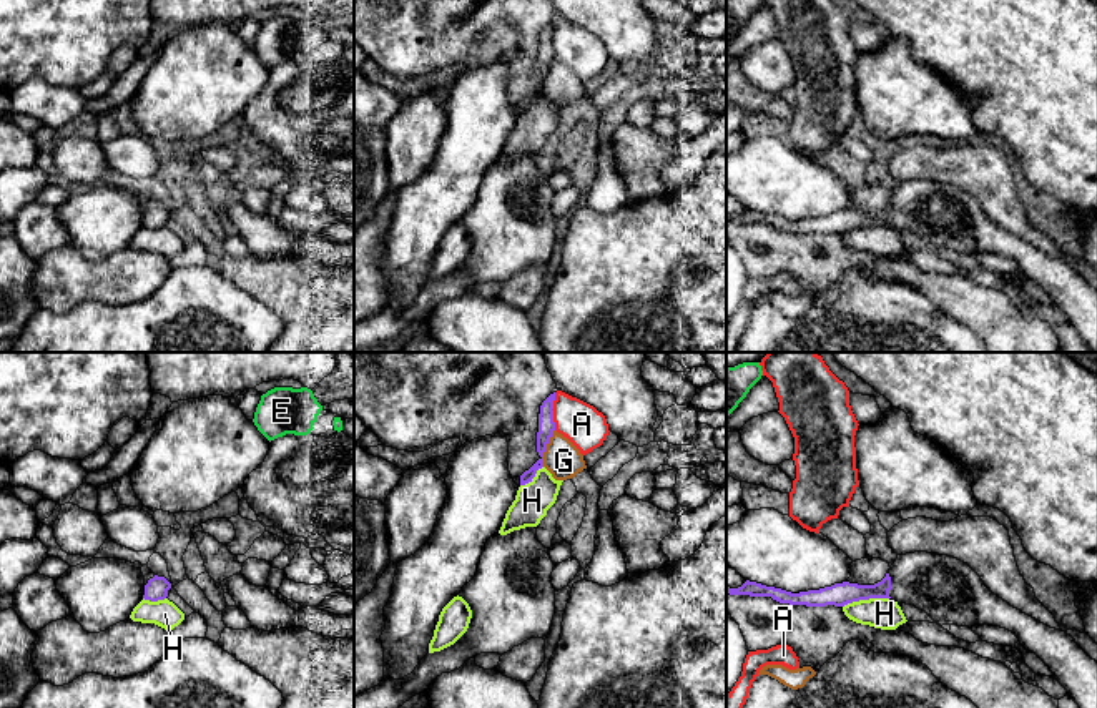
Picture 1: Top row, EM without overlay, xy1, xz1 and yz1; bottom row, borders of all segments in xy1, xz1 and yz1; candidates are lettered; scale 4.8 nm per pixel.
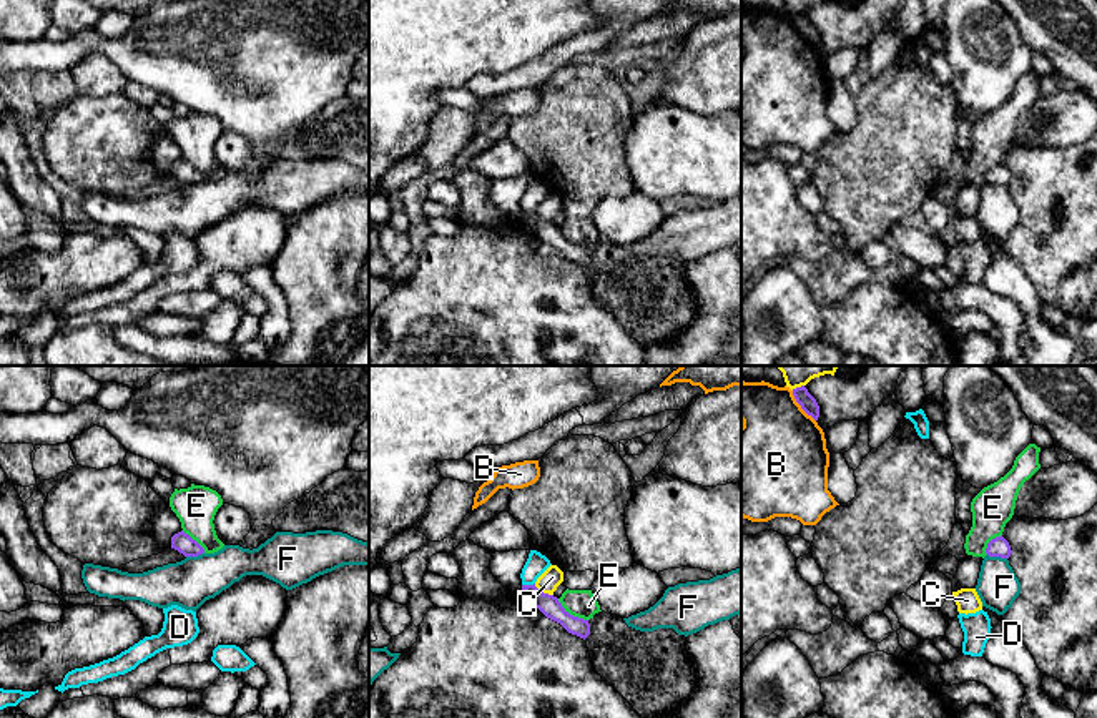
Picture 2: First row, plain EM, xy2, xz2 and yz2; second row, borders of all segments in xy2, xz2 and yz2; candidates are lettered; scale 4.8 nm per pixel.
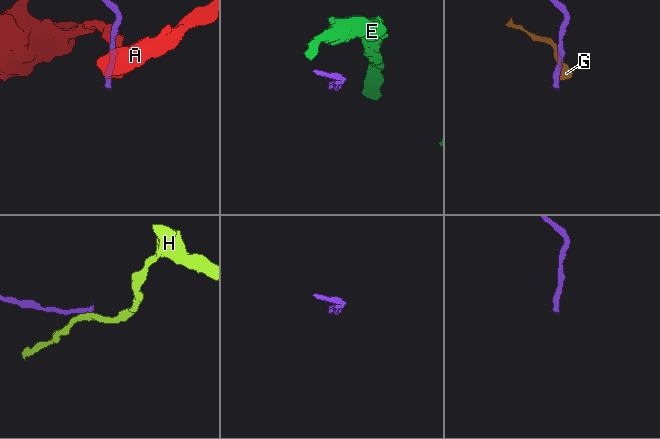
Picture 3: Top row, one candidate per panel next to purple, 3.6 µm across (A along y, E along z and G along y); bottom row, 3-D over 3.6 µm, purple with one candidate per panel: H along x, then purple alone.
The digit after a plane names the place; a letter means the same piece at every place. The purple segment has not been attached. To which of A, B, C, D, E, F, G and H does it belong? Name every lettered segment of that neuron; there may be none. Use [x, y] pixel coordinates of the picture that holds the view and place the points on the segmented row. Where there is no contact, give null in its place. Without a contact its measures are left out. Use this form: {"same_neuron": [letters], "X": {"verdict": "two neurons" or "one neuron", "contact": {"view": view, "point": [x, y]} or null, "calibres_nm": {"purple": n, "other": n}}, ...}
{"same_neuron": [], "A": {"verdict": "two neurons", "contact": {"view": "xz1", "point": [552, 411]}, "calibres_nm": {"purple": 80, "other": 200}}, "B": {"verdict": "two neurons", "contact": {"view": "yz2", "point": [800, 404]}, "calibres_nm": {"purple": 80, "other": 440}}, "C": {"verdict": "two neurons", "contact": {"view": "xz2", "point": [542, 592]}, "calibres_nm": {"purple": 100, "other": 100}}, "D": {"verdict": "two neurons", "contact": {"view": "xz2", "point": [527, 585]}, "calibres_nm": {"purple": 100, "other": 100}}, "E": {"verdict": "two neurons", "contact": {"view": "xz2", "point": [572, 615]}, "calibres_nm": {"purple": 100, "other": 140}}, "F": {"verdict": "two neurons", "contact": {"view": "yz2", "point": [998, 555]}, "calibres_nm": {"purple": 100, "other": 200}}, "G": {"verdict": "two neurons", "contact": {"view": "xz1", "point": [546, 447]}, "calibres_nm": {"purple": 80, "other": 180}}, "H": {"verdict": "two neurons", "contact": {"view": "yz1", "point": [865, 599]}, "calibres_nm": {"purple": 110, "other": 150}}}

